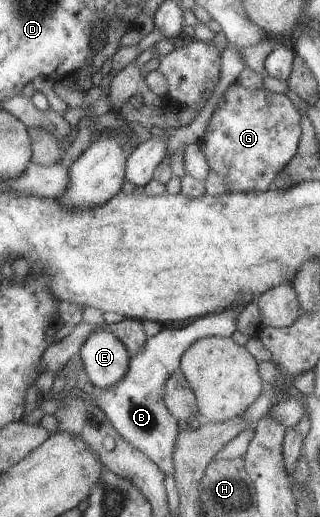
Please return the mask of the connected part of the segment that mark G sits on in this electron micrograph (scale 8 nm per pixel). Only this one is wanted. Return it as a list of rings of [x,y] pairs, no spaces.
[[[233,83],[220,97],[204,134],[203,153],[211,171],[230,183],[230,192],[264,192],[276,187],[276,178],[288,161],[299,151],[302,138],[301,115],[287,94],[245,89]]]

